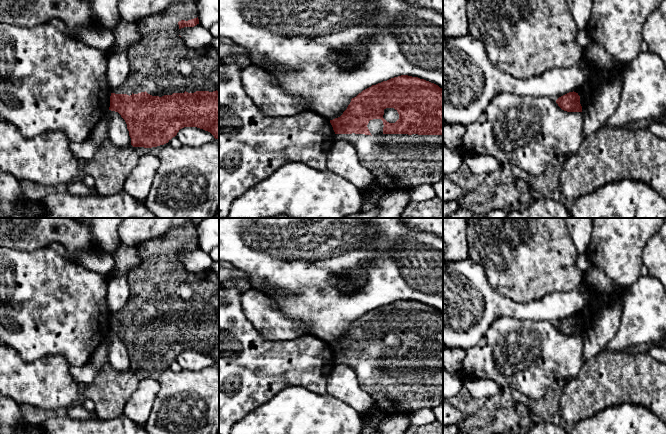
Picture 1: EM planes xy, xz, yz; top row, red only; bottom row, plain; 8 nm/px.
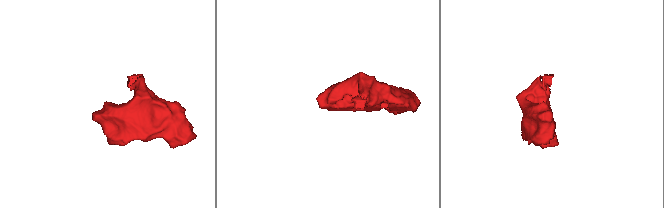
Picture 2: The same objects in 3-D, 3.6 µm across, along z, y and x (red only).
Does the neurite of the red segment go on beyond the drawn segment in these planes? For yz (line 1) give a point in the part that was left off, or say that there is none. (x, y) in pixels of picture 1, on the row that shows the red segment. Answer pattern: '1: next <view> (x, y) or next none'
1: next none

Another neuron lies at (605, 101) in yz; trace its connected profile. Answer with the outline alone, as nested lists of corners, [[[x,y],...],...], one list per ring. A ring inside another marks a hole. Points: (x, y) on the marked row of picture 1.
[[[622,80],[603,84],[594,94],[589,107],[583,111],[583,136],[596,133],[617,109],[622,94]]]

